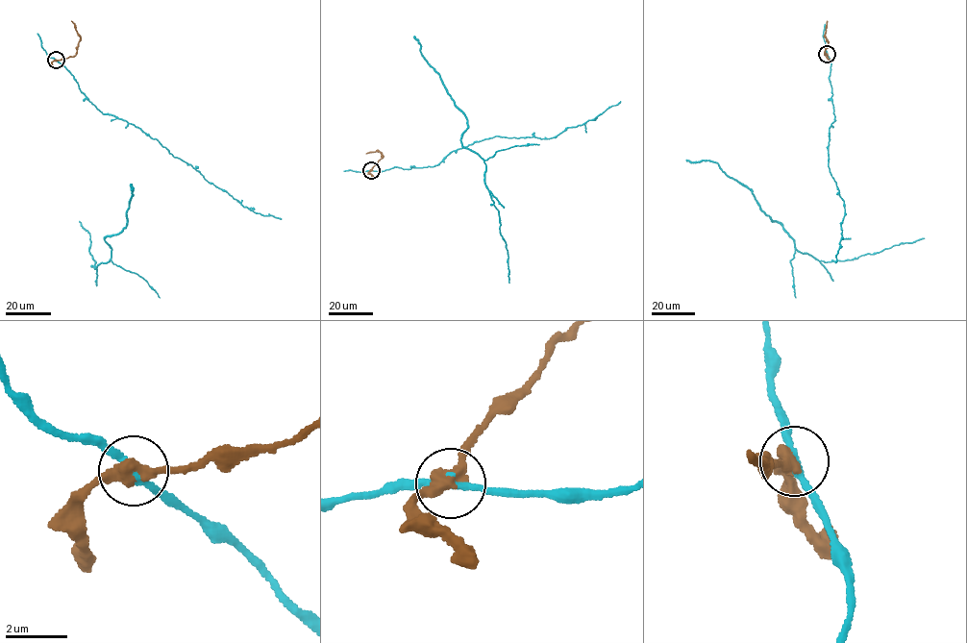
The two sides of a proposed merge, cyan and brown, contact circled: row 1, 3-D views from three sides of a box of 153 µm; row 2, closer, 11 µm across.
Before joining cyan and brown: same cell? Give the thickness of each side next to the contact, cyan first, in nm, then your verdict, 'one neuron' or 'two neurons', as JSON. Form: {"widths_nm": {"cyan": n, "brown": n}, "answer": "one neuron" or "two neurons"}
{"widths_nm": {"cyan": 220, "brown": 420}, "answer": "two neurons"}

